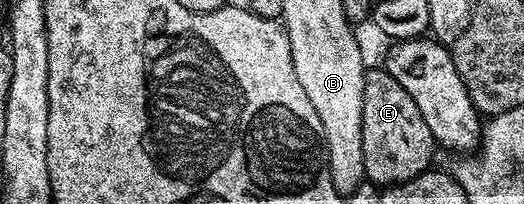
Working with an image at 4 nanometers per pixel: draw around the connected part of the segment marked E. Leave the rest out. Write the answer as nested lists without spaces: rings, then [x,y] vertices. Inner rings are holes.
[[[383,67],[370,68],[365,74],[363,87],[363,167],[365,176],[378,187],[398,185],[404,181],[415,179],[420,173],[426,172],[433,161],[435,142],[431,135],[431,127],[427,127],[427,119],[415,107],[415,99],[403,91],[403,83],[395,79]]]

